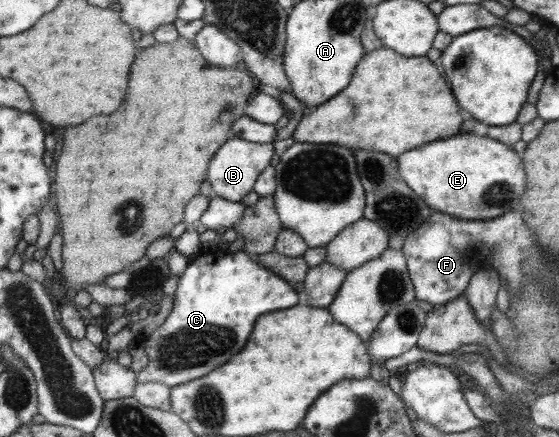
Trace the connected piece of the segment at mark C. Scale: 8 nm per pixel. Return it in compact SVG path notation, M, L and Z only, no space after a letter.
M243 249L235 253L201 250L188 263L178 280L175 293L172 311L166 320L149 335L140 337L142 347L148 353L149 362L138 373L138 383L158 381L172 388L204 377L212 369L228 363L234 355L238 355L244 349L244 341L250 337L252 327L260 315L290 309L298 303L298 293L280 275L260 265L255 254L246 253Z

